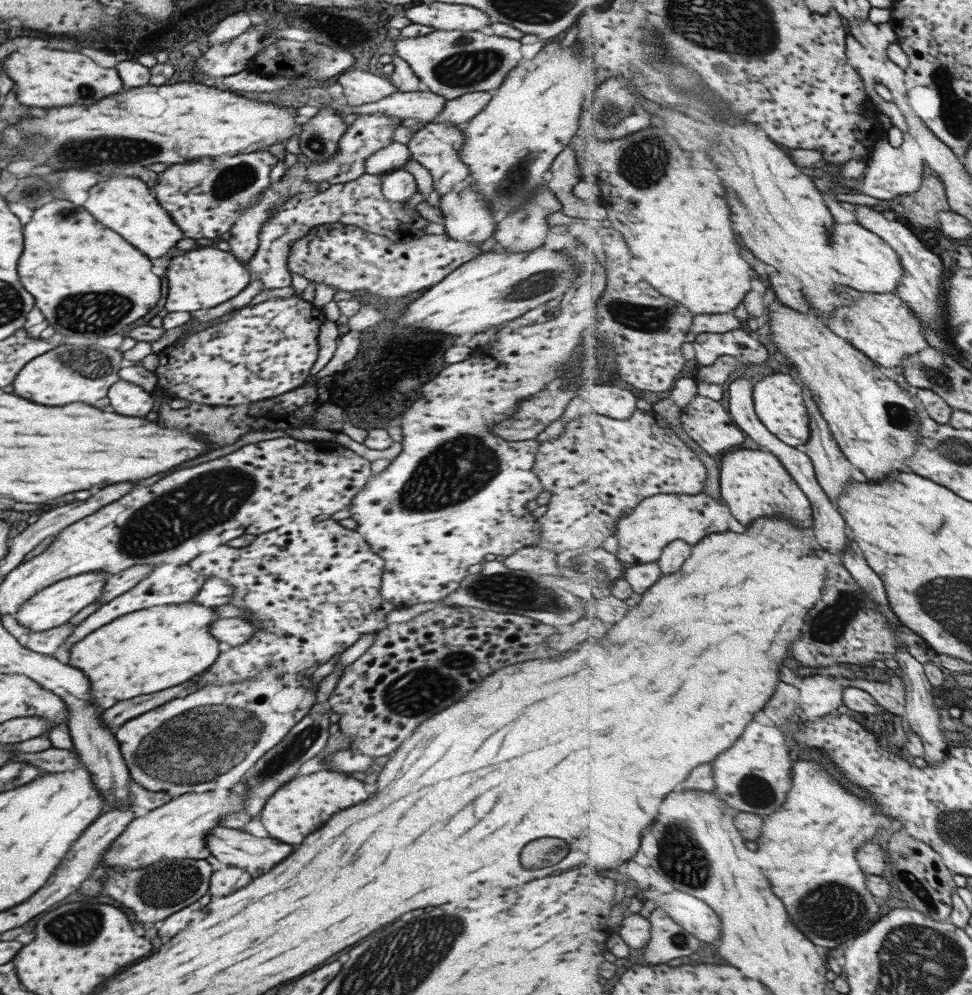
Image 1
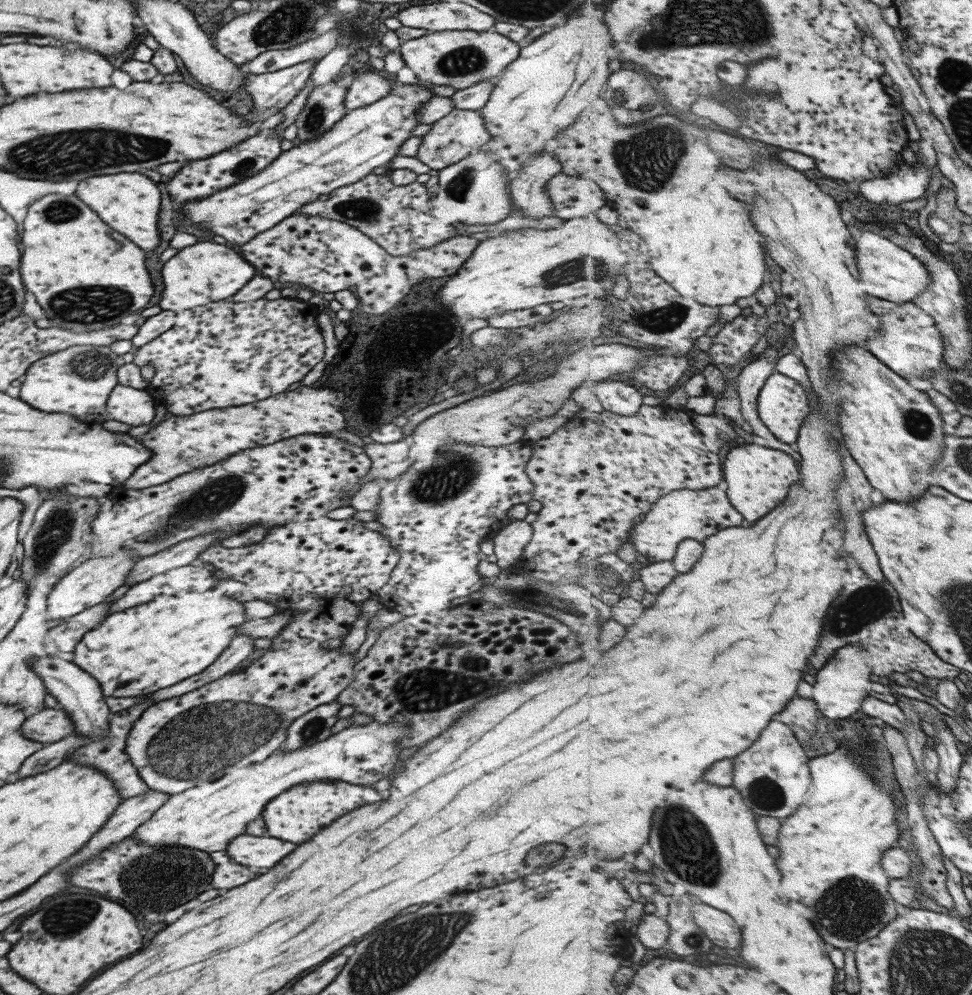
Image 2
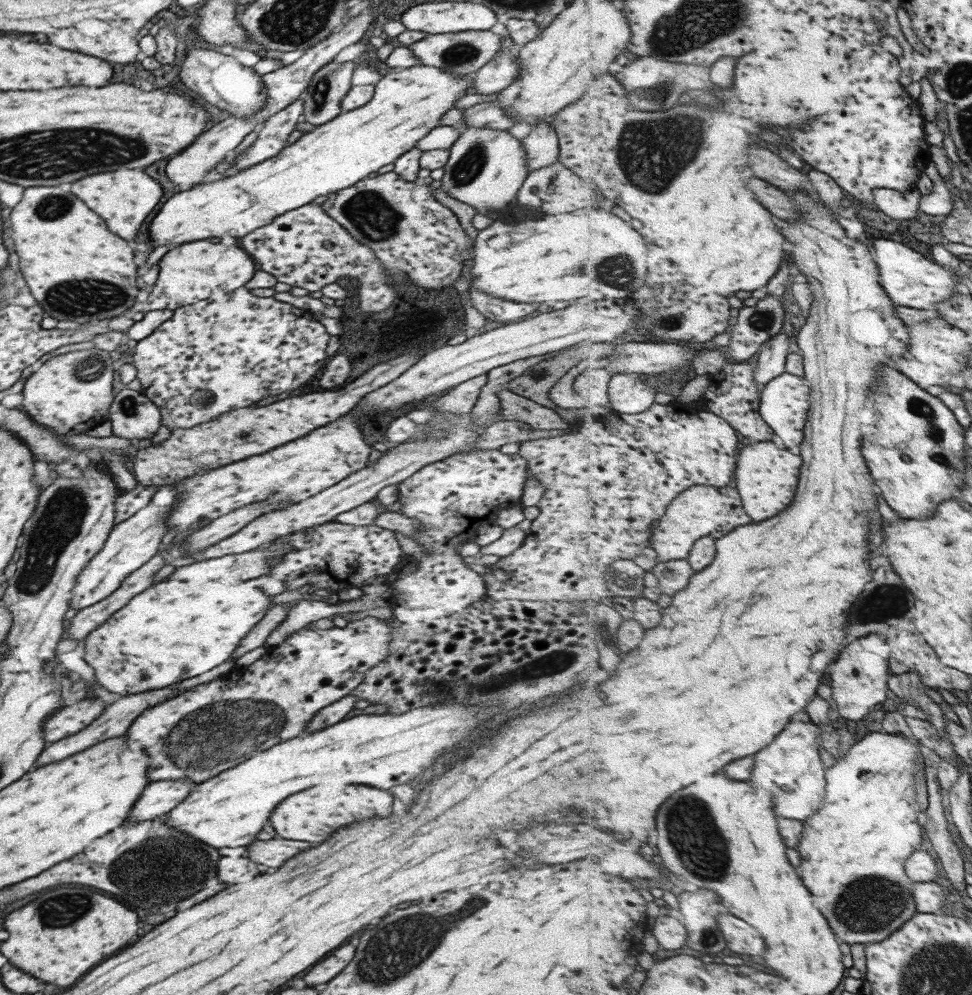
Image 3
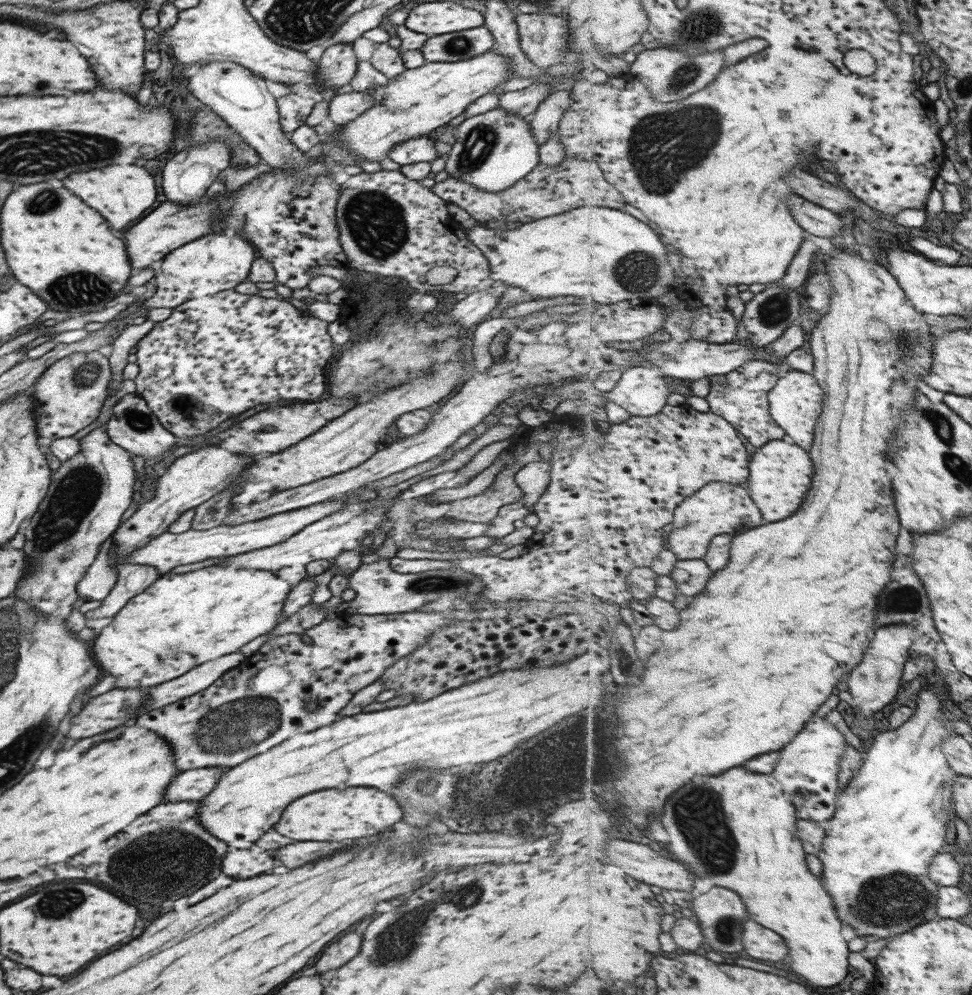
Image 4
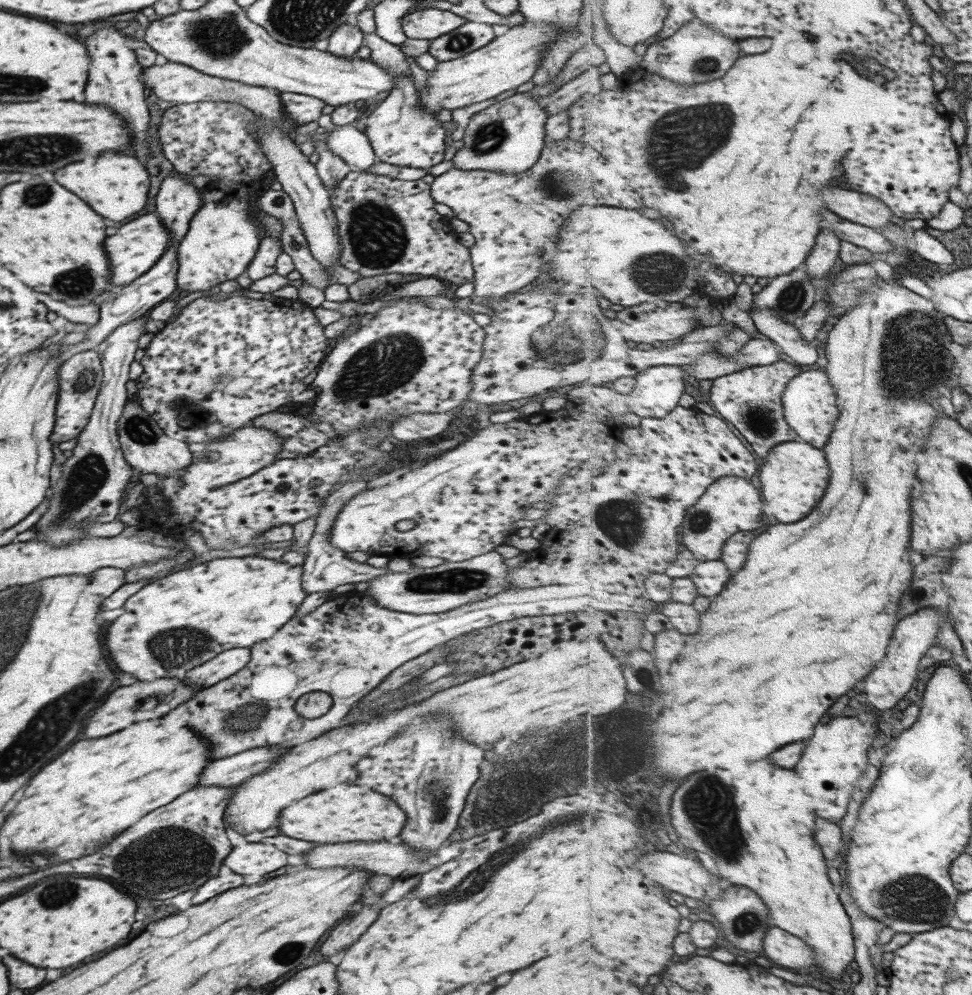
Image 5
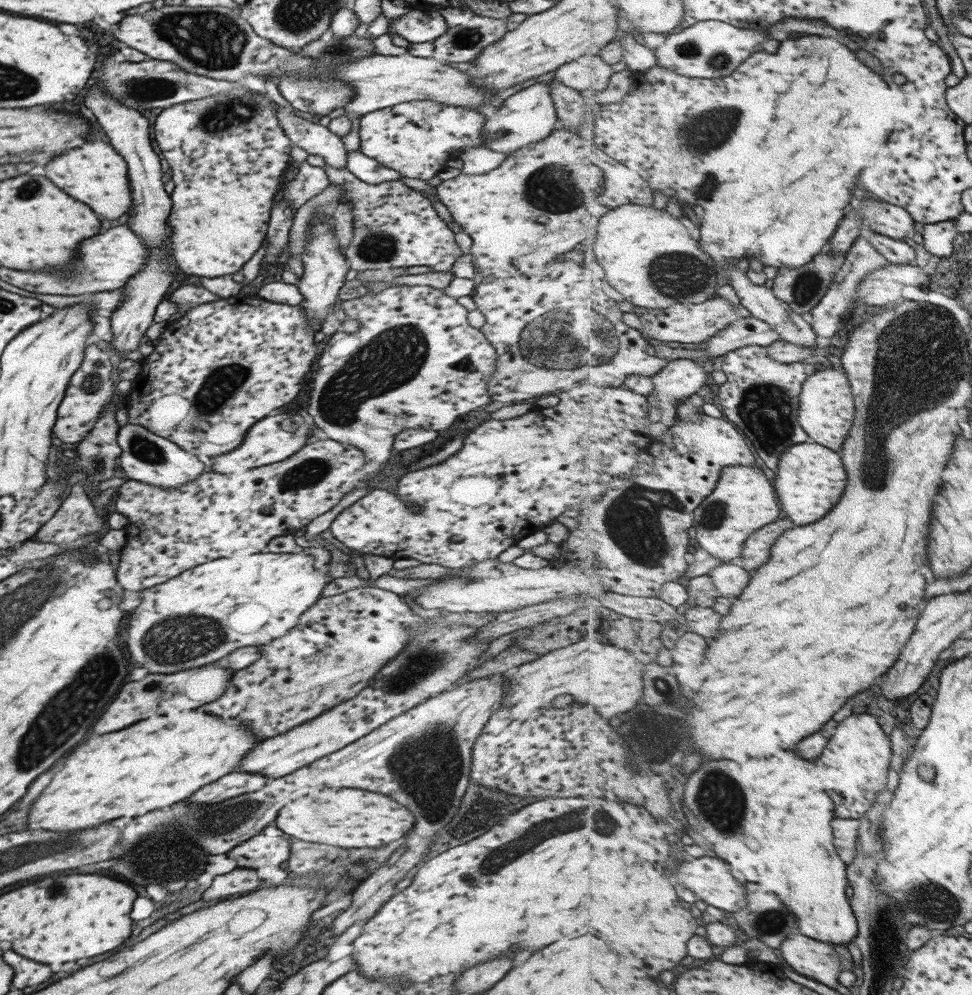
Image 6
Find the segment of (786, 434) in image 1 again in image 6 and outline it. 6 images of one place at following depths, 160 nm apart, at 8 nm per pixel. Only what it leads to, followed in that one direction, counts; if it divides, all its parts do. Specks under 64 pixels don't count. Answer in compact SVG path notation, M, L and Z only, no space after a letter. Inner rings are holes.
M820 370L805 381L799 397L801 426L809 433L813 442L828 446L831 450L843 450L856 420L856 394L848 374L842 370Z

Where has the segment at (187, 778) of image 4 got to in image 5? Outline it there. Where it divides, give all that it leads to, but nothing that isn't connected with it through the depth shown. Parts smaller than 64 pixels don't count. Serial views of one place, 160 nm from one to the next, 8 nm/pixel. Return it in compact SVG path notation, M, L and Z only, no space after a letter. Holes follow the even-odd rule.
M262 746L244 750L233 756L212 760L201 772L199 787L233 787L254 774L269 768L285 748Z

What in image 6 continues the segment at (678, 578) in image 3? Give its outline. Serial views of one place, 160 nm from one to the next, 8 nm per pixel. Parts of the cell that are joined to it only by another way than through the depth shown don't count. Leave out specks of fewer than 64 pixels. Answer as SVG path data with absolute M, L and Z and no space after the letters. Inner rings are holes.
M724 562L713 569L710 574L720 596L737 598L743 595L749 586L752 572L734 562Z

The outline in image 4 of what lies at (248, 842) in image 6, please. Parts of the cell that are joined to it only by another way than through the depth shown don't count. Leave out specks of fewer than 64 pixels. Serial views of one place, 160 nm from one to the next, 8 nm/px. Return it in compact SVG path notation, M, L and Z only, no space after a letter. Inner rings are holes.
M229 850L223 855L221 872L231 878L251 878L259 876L275 866L273 850Z

